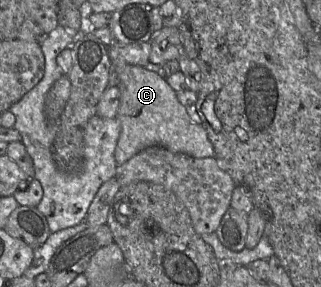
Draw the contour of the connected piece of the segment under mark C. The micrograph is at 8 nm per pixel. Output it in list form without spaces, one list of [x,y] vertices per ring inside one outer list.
[[[125,64],[114,66],[118,75],[120,105],[117,118],[121,124],[121,134],[114,156],[117,165],[149,146],[162,146],[172,152],[184,153],[194,158],[212,158],[214,147],[206,130],[188,115],[166,78],[140,65]]]

